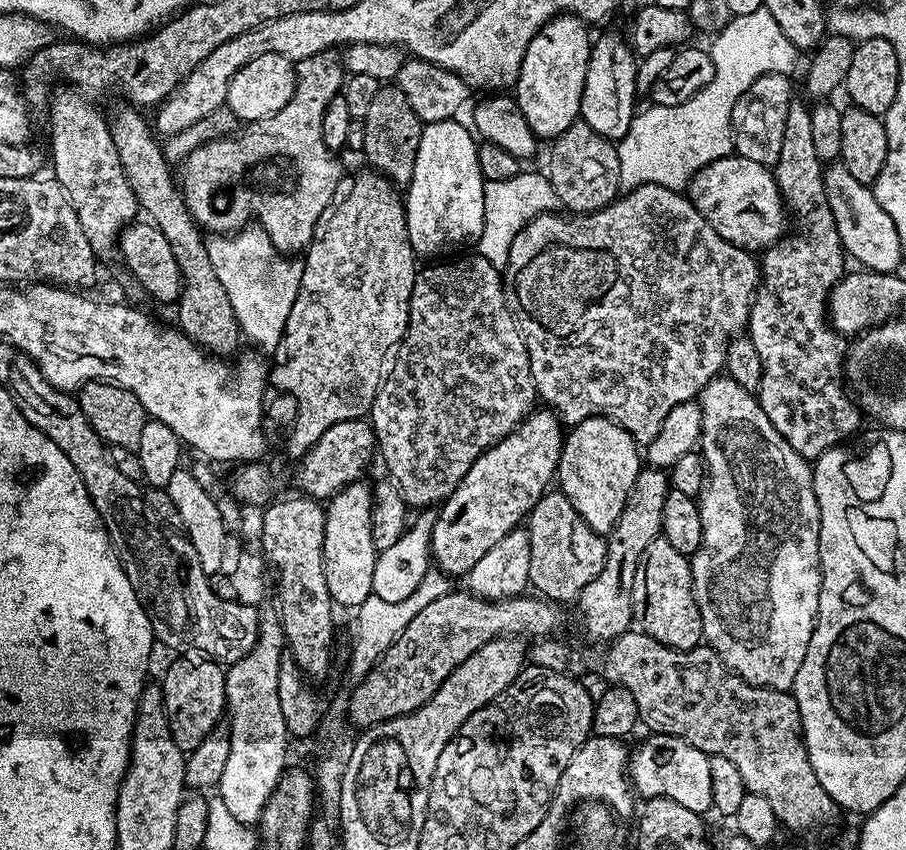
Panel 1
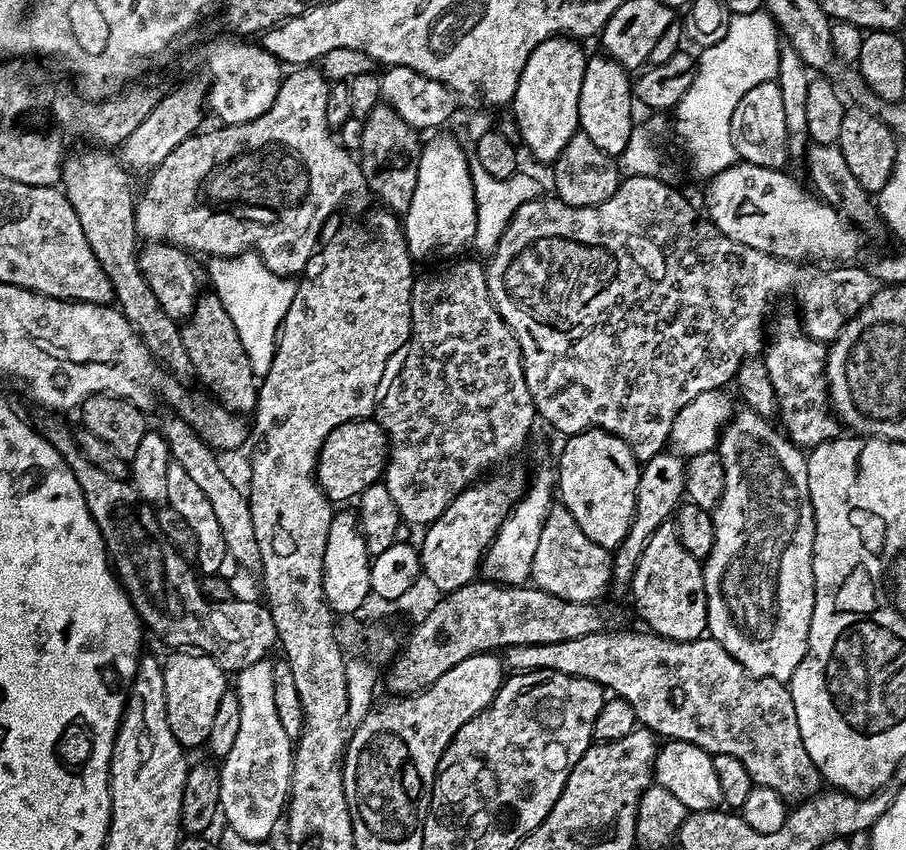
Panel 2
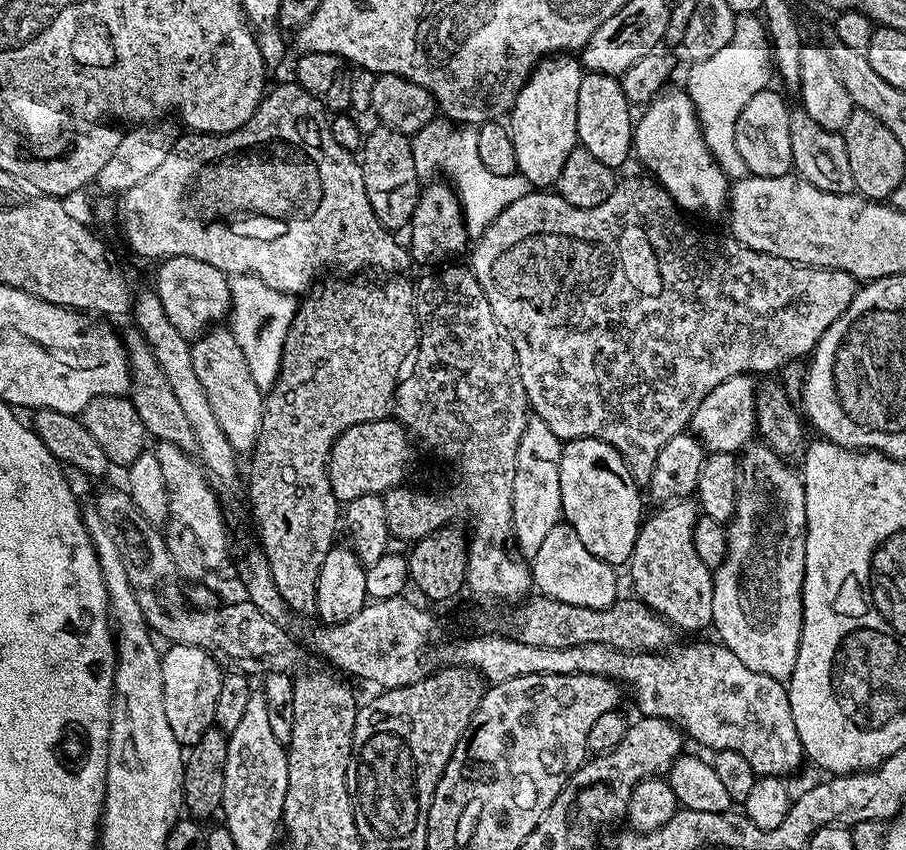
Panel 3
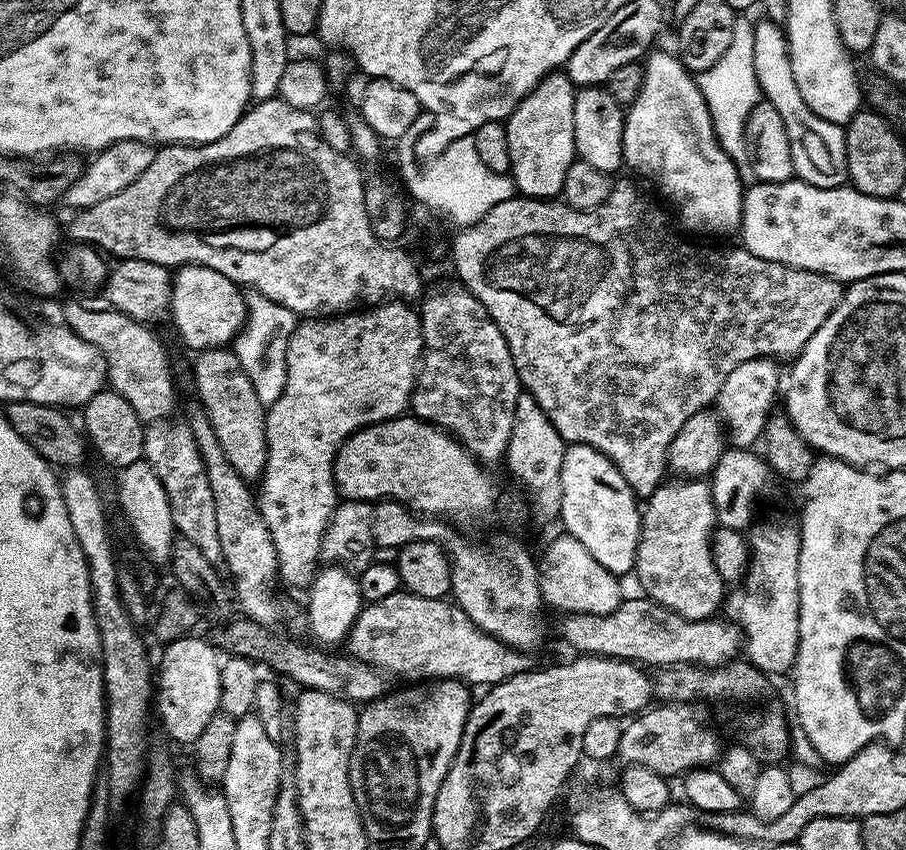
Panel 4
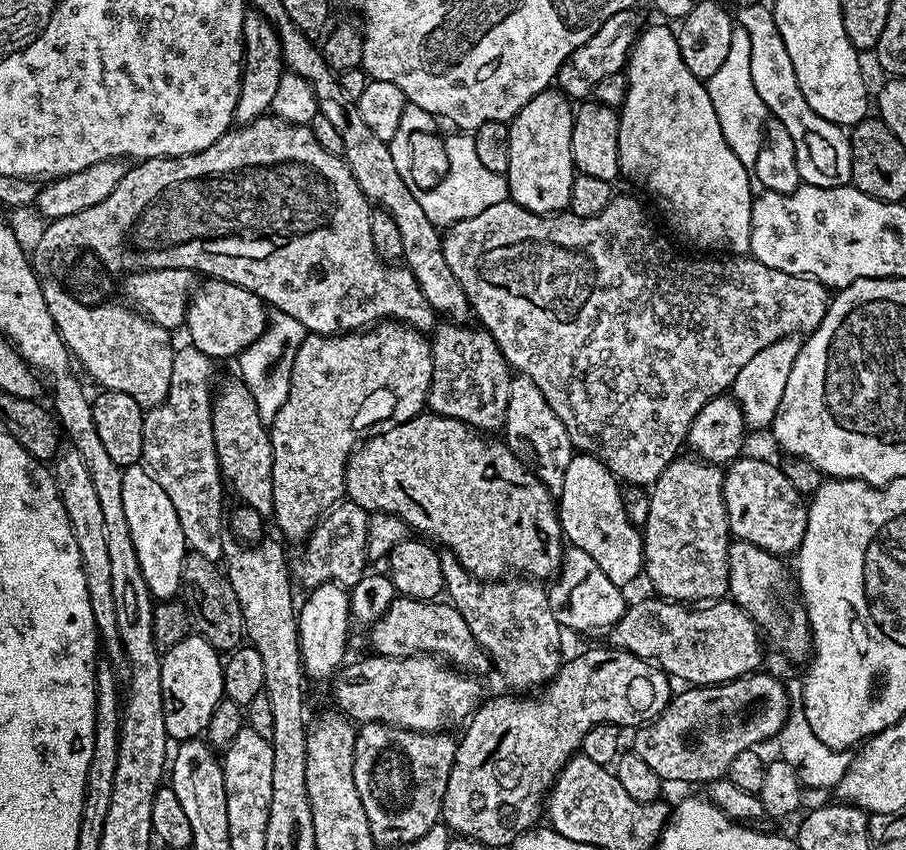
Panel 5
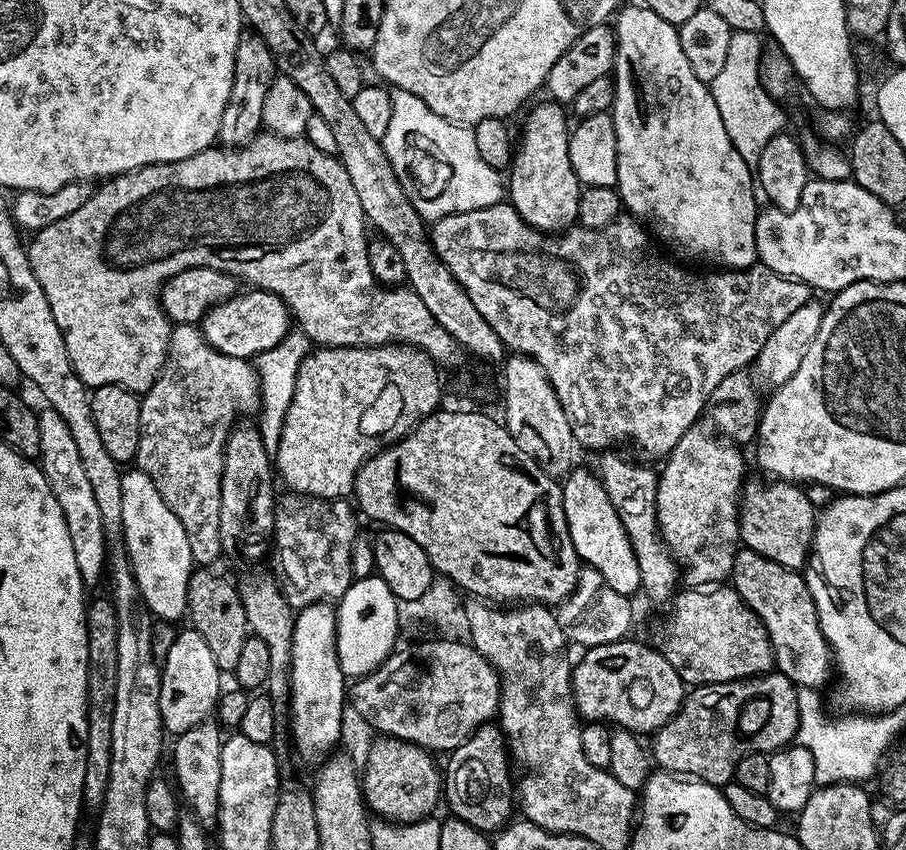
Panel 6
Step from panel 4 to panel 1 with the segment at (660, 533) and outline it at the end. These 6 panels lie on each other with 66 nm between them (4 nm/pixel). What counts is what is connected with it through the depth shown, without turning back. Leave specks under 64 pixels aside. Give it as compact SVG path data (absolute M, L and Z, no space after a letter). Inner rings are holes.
M656 536L650 546L642 550L642 558L634 574L632 623L650 638L662 642L662 646L674 650L699 648L704 640L702 614L698 614L698 602L692 589L689 557L678 554L664 536Z

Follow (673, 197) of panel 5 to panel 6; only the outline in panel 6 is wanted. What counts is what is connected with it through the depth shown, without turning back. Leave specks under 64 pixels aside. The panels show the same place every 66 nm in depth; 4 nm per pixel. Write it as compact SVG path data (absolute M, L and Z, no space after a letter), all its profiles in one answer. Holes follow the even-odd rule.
M643 6L621 7L615 13L615 20L616 57L611 70L615 84L610 115L618 134L616 188L621 205L635 219L650 226L661 245L664 243L666 247L673 248L684 260L712 264L708 266L720 270L753 267L758 260L758 192L754 187L754 172L742 154L734 150L730 134L726 134L726 126L722 126L722 114L718 114L711 87L690 70L690 61L686 54L682 54L677 25L658 18L654 10Z

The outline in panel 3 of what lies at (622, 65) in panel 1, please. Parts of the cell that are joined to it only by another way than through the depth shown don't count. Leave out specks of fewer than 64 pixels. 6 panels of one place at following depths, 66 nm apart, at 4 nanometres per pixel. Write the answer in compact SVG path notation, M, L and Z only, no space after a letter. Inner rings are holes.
M588 72L582 78L582 86L578 86L578 122L576 123L576 139L579 147L590 150L598 162L606 162L613 170L627 162L632 151L632 130L634 112L623 93L621 81L615 76L607 76L601 72Z

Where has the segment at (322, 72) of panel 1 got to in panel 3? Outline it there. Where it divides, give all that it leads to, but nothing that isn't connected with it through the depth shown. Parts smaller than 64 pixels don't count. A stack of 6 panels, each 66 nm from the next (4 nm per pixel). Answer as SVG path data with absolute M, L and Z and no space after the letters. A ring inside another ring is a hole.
M289 82L289 84L280 84L276 89L269 91L265 95L264 99L260 101L260 104L256 107L256 112L250 117L241 128L235 128L233 132L222 132L219 134L184 134L181 138L173 139L172 148L166 154L166 159L158 165L158 167L149 174L148 177L142 178L142 182L138 182L138 186L130 186L130 190L126 190L118 200L118 212L122 217L124 216L124 236L128 239L128 244L137 252L140 256L149 256L153 262L159 262L161 260L168 259L169 256L198 256L206 262L210 262L210 266L218 266L218 270L222 270L225 274L237 274L237 273L252 273L257 276L266 285L273 287L274 290L286 292L289 294L304 294L309 291L308 288L312 284L312 279L319 274L323 268L341 268L341 273L344 274L360 274L363 268L381 268L384 274L404 274L407 273L408 264L410 265L410 252L407 247L404 248L396 241L397 237L388 229L383 228L378 222L378 218L374 218L374 210L370 210L370 198L366 198L366 186L362 182L362 170L360 169L360 161L355 155L346 150L342 150L342 146L338 146L338 142L334 142L334 134L330 134L330 116L326 111L321 97L312 95L311 92L307 92L306 89L300 87L295 82Z

